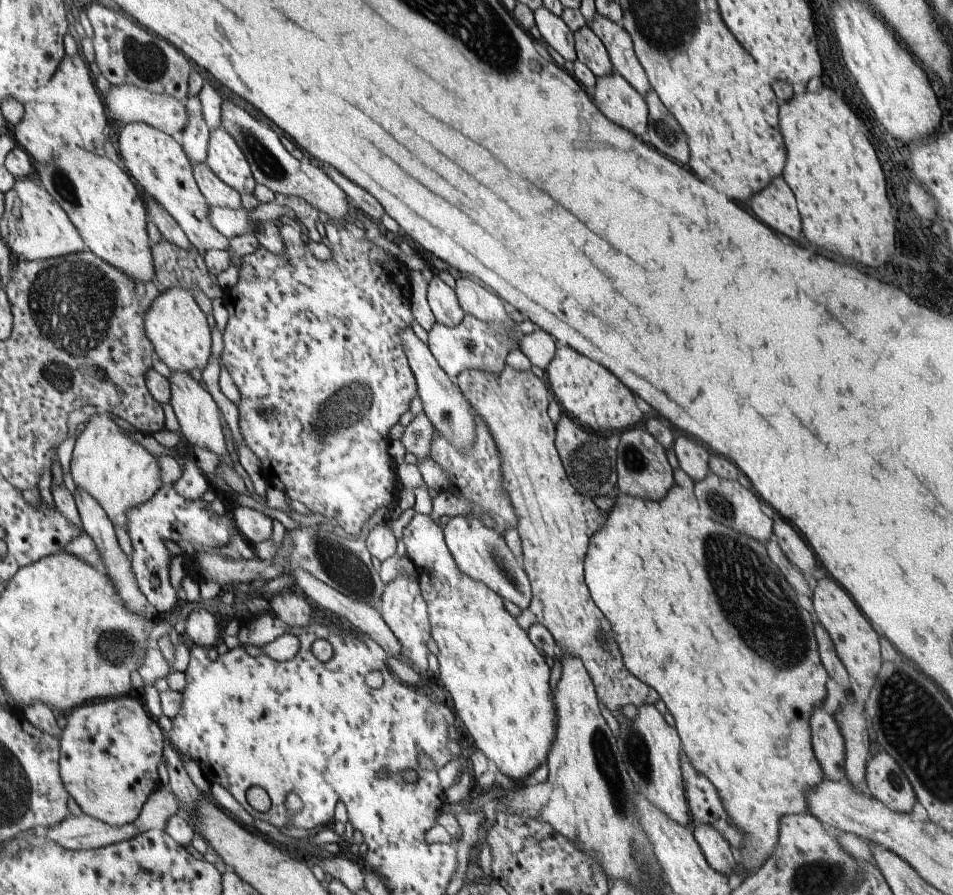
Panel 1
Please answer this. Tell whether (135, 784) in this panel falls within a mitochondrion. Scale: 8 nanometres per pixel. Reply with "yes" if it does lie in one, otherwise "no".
no

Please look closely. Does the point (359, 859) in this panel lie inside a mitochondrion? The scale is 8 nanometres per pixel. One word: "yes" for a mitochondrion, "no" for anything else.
no

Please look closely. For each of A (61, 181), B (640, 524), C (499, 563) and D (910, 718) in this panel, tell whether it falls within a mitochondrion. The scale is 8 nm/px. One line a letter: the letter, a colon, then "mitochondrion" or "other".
A: mitochondrion
B: other
C: mitochondrion
D: mitochondrion

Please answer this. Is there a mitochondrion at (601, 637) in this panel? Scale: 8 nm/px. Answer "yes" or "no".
yes

